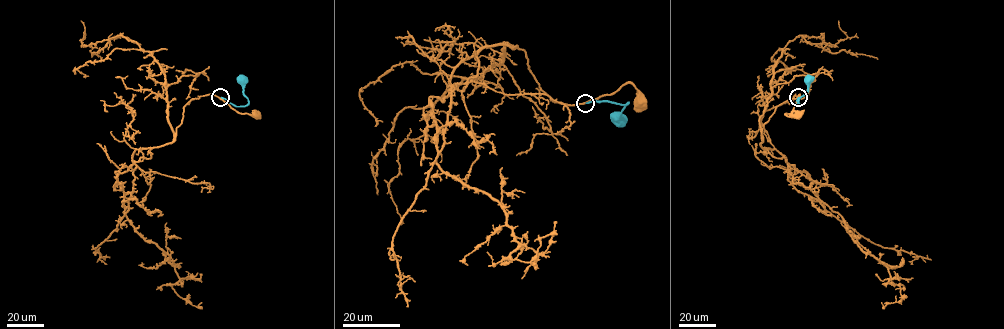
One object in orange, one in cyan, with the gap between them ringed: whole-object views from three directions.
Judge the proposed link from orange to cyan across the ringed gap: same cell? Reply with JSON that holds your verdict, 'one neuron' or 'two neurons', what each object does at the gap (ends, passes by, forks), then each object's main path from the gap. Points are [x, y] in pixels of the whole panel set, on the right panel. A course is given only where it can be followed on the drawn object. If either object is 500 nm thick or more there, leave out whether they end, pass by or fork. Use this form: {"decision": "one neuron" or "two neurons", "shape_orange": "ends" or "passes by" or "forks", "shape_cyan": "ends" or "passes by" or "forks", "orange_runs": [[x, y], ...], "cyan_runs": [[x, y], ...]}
{"decision": "two neurons", "shape_orange": "passes by", "shape_cyan": "ends", "orange_runs": [[799, 97], [793, 111], [785, 114], [797, 115]], "cyan_runs": [[798, 97], [799, 106], [798, 100], [807, 92], [809, 78]]}

